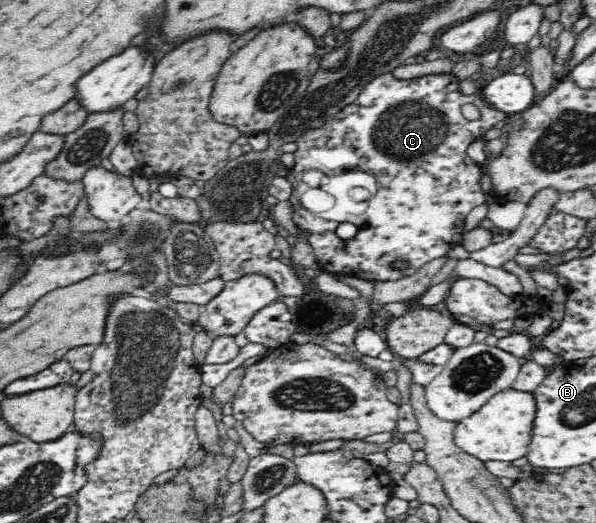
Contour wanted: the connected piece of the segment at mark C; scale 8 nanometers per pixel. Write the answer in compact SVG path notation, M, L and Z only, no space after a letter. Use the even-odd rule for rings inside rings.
M393 72L384 73L383 75L374 77L367 85L364 85L353 103L342 107L334 116L325 120L321 127L315 129L309 128L305 133L302 133L298 138L294 139L297 149L294 151L294 164L286 176L287 181L295 181L295 176L299 175L299 172L303 171L303 169L317 169L317 171L330 175L333 173L341 173L345 171L345 169L359 168L372 173L375 176L375 181L378 182L378 193L375 193L375 196L371 197L370 207L363 215L352 217L351 222L357 226L358 230L355 236L349 239L342 239L335 232L337 231L337 226L340 224L339 222L320 218L317 214L303 208L302 205L293 205L293 221L300 231L306 233L308 244L313 248L317 262L319 262L321 269L325 272L346 274L359 277L359 279L367 279L367 281L371 282L401 279L402 277L407 277L415 273L424 263L447 254L449 249L459 243L461 237L463 237L465 217L467 217L471 209L482 204L486 199L486 195L483 195L479 188L479 178L481 177L480 164L469 157L467 147L469 147L471 143L481 140L487 131L491 131L491 129L493 129L499 121L503 121L507 115L502 111L493 109L483 100L483 97L477 94L463 94L463 92L461 92L461 85L459 84L461 81L462 80L452 72L429 74L423 77L415 77L415 79L397 79ZM465 103L474 103L478 107L481 113L480 120L469 121L463 118L461 115L461 106L465 105ZM397 261L404 261L404 266L397 268L397 266L395 266Z

